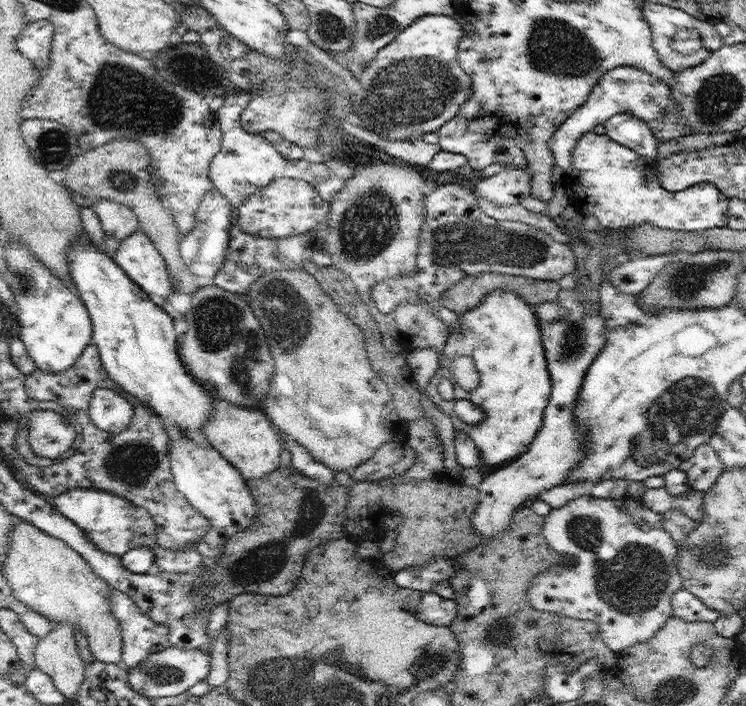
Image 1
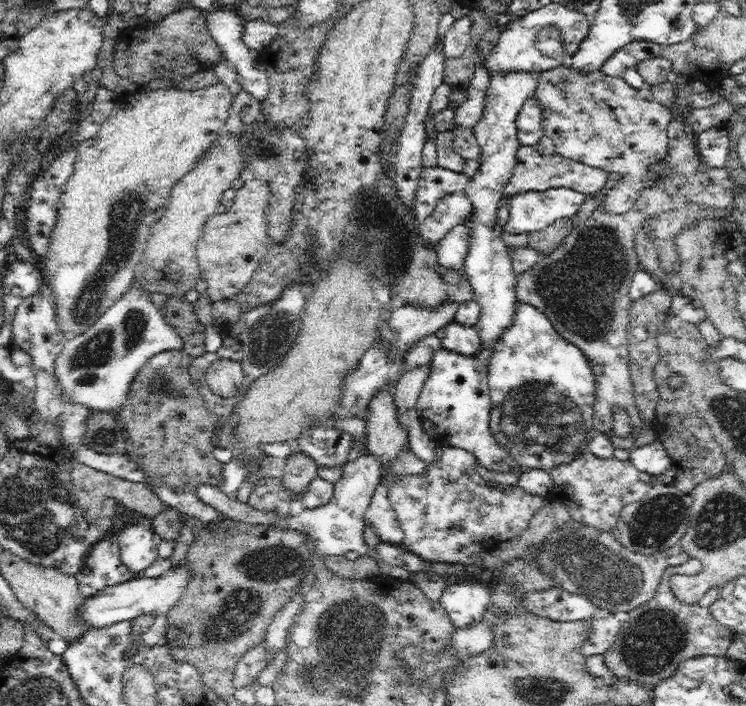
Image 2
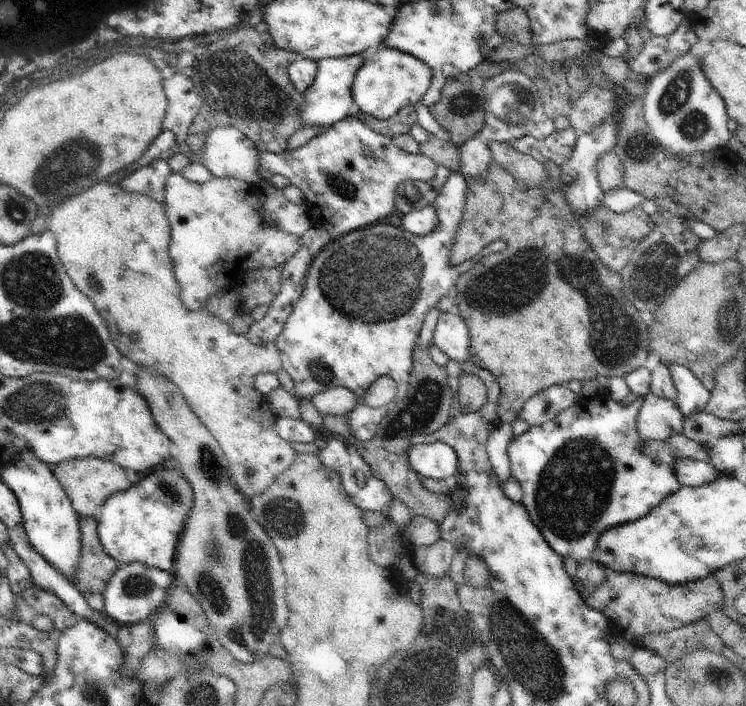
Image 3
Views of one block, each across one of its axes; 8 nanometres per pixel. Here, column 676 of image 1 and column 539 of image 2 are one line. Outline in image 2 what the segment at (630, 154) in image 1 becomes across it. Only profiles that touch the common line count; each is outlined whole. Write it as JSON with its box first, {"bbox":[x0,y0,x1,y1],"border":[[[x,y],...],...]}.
{"bbox":[504,188,590,234],"border":[[[550,188],[542,191],[528,191],[514,194],[509,197],[509,217],[504,226],[505,232],[509,234],[533,233],[550,226],[556,220],[564,216],[575,216],[580,206],[590,196],[568,188]]]}

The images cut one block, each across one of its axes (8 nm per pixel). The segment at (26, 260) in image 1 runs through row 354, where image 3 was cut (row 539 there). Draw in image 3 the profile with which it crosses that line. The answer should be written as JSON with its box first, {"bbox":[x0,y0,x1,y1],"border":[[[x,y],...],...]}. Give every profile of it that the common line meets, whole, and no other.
{"bbox":[1,449,81,582],"border":[[[32,449],[19,450],[18,458],[3,468],[1,480],[19,500],[24,528],[32,546],[51,565],[56,566],[73,582],[73,570],[81,557],[81,528],[79,514],[74,510],[64,487],[53,473],[53,467],[36,456]]]}

